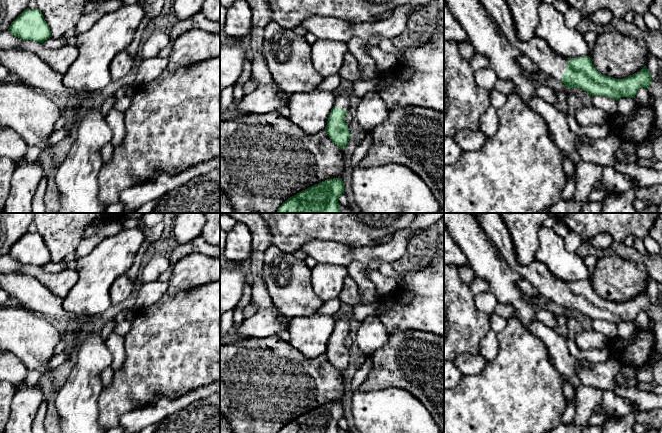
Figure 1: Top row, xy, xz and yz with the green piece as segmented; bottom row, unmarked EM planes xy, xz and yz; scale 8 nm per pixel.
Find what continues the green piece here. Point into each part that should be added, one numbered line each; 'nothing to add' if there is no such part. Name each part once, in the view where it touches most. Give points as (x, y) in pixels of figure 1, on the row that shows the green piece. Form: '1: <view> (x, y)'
1: yz (537, 49)

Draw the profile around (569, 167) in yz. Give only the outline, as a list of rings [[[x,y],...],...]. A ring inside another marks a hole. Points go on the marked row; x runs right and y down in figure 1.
[[[562,152],[563,160],[562,167],[566,178],[575,177],[576,163],[574,163],[564,152]]]

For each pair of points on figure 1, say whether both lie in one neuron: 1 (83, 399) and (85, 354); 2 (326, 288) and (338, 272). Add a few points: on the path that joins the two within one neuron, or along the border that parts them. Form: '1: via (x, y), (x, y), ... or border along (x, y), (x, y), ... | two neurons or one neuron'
1: via (83, 388), (85, 365) | one neuron
2: via (328, 284), (334, 276) | one neuron

